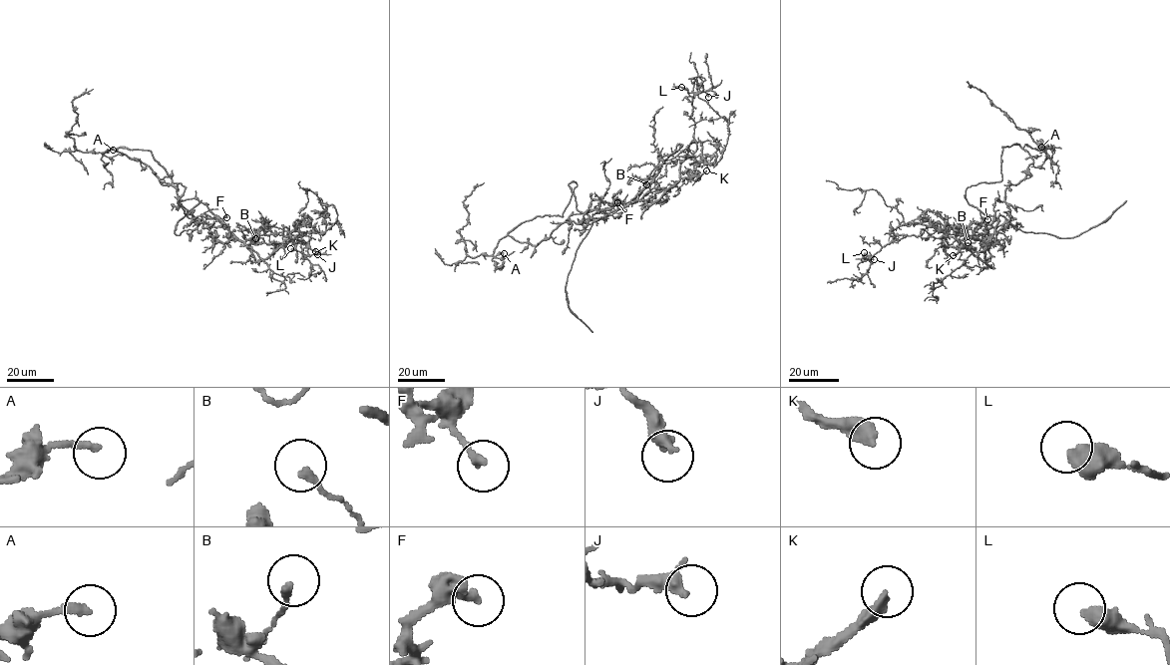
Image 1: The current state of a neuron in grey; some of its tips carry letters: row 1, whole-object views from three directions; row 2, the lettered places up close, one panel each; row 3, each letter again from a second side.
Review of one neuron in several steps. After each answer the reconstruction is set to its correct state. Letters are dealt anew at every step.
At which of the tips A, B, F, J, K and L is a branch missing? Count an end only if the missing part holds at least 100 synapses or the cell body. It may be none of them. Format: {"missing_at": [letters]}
{"missing_at": ["K"]}

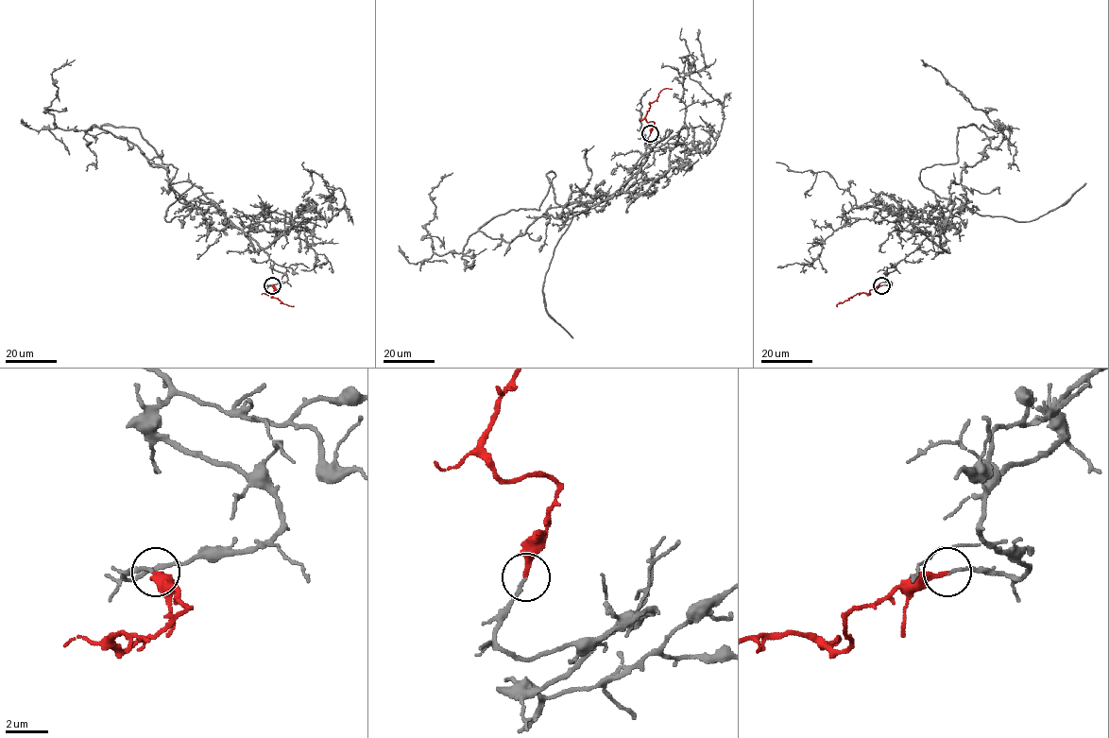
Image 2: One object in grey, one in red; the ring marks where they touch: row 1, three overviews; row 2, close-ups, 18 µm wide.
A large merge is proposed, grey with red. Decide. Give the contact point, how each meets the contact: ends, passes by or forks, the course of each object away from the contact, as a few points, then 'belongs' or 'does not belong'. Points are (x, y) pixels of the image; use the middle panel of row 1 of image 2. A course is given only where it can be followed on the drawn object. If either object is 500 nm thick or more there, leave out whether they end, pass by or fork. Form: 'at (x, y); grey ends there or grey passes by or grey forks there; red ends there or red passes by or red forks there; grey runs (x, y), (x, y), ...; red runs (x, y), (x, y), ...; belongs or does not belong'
at (650, 133); grey ends there; red ends there; grey runs (650, 133), (665, 138), (618, 195), (559, 205), (549, 172), (539, 210), (439, 255), (430, 193), (452, 172); red runs (650, 133), (654, 122), (647, 122), (645, 116), (650, 104), (656, 100), (661, 90), (672, 89); belongs

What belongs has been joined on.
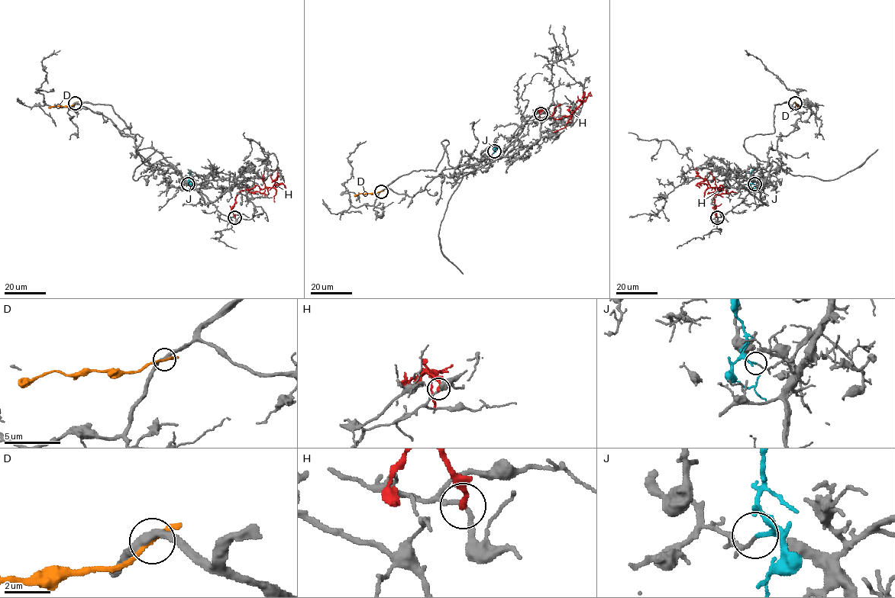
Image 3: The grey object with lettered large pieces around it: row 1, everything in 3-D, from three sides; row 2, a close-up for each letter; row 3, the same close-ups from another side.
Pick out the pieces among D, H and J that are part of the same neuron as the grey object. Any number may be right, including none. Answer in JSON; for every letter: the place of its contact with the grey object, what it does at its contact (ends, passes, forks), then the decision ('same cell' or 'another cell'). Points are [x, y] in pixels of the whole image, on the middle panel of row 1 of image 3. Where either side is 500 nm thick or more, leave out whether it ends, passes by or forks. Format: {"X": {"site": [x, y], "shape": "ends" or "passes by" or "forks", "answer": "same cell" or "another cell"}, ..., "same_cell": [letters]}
{"D": {"site": [381, 191], "shape": "passes by", "answer": "another cell"}, "H": {"site": [541, 114], "shape": "ends", "answer": "another cell"}, "J": {"site": [494, 151], "shape": "passes by", "answer": "same cell"}, "same_cell": ["J"]}

